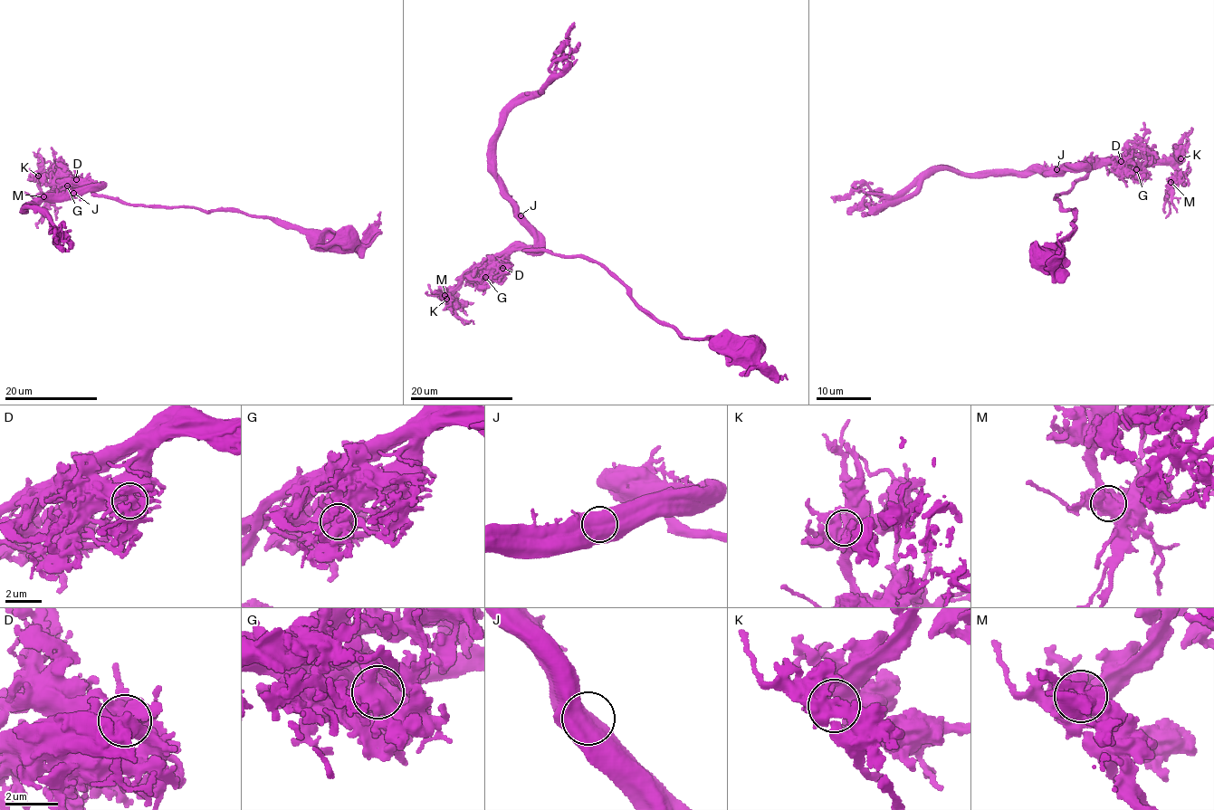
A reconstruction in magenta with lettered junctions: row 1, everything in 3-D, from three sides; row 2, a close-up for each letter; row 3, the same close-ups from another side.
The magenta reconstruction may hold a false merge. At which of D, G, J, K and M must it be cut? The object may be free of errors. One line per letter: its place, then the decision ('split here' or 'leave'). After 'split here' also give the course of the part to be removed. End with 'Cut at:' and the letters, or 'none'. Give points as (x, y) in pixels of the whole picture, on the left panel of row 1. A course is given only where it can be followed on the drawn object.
D: at (76, 179); leave
G: at (67, 185); leave
J: at (73, 193); split here; foreign part runs (73, 193), (44, 195), (22, 207), (25, 211), (28, 207), (43, 209), (67, 241), (62, 231), (54, 233)
K: at (38, 176); leave
M: at (43, 196); leave
Cut at: J

